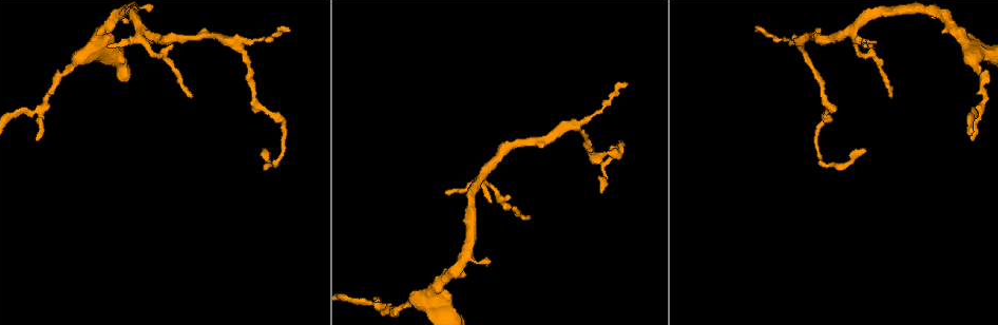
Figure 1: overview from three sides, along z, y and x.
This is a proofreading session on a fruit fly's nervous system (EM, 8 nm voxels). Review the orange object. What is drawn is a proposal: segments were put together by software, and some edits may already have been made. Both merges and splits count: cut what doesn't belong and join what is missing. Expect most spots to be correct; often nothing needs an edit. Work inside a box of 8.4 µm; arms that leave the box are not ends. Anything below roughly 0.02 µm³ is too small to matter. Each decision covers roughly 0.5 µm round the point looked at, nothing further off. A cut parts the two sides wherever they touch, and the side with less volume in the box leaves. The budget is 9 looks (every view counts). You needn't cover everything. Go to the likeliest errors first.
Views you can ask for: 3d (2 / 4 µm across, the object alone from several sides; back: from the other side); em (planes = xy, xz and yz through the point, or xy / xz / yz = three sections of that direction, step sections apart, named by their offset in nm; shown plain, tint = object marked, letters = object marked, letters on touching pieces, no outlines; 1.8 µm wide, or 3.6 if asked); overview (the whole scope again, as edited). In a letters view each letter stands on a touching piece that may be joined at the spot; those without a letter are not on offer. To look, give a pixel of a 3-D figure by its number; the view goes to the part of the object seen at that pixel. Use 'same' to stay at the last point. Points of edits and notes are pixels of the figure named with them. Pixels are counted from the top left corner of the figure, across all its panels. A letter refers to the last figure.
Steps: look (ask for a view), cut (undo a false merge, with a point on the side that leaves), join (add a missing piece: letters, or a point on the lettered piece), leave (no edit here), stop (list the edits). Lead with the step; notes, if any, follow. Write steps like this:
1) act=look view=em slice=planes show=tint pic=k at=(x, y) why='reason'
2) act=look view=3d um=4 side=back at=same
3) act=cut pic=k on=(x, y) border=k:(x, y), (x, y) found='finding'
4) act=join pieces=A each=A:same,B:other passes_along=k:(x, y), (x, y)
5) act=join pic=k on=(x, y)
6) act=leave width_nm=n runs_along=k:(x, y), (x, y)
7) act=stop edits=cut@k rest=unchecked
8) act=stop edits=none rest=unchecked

act=look view=3d um=4 pic=1 at=(36, 139) why='free end'

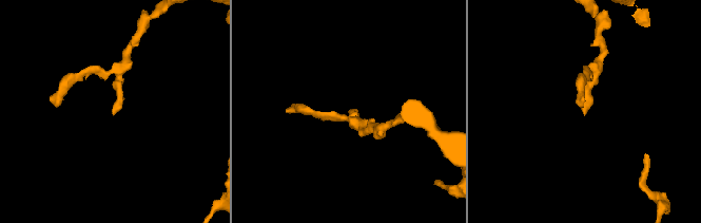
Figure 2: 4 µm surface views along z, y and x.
act=look view=em um=3.6 slice=planes show=letters pic=2 at=(112, 113) why='shape alone is not enough'

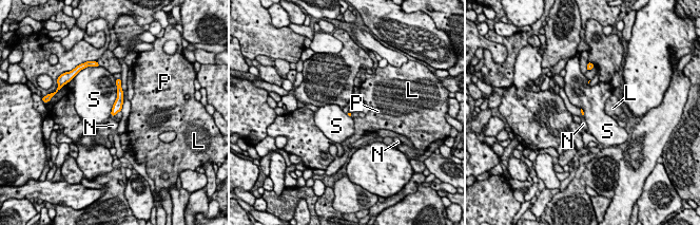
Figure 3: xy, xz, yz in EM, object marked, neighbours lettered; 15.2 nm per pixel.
act=leave each=L:other,N:other,P:other,S:other border=3:(116, 79), (116, 99), (110, 114) found='none of them fits'

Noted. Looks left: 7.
act=look view=3d um=2 pic=1 at=(601, 191) why='long arm stops here'

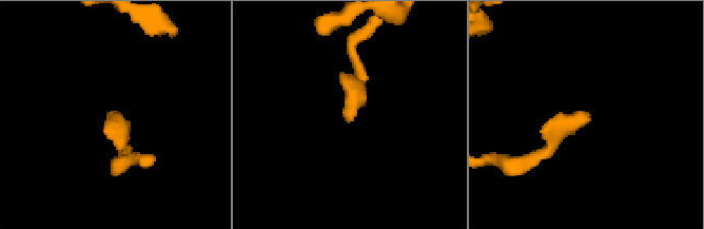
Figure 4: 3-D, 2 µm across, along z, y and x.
act=look view=em slice=planes show=letters pic=4 at=(109, 126) why='now the EM'

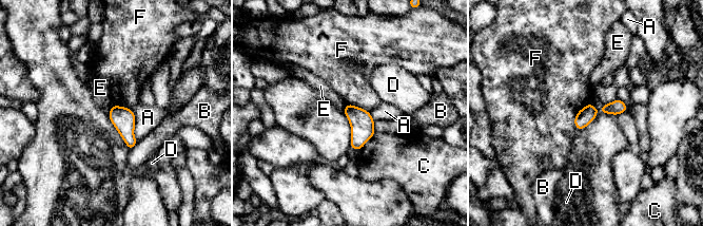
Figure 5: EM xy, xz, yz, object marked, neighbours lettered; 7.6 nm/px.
act=leave width_nm=120 each=A:other,B:other,C:other,D:other,E:other,F:other runs_along=5:(623, 107), (590, 111), (577, 123) found='none of them fits'

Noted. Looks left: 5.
act=look view=3d um=2 pic=1 at=(190, 96) why='tapers out'

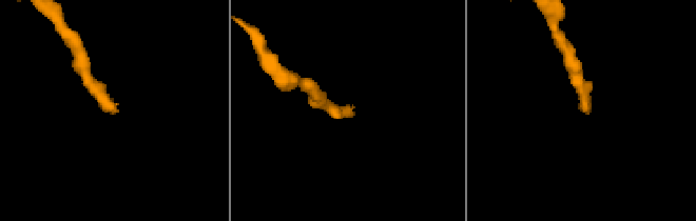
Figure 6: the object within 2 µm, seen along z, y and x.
act=look view=em slice=xy step=4 show=tint pic=6 at=(116, 111) why='shape alone is not enough'

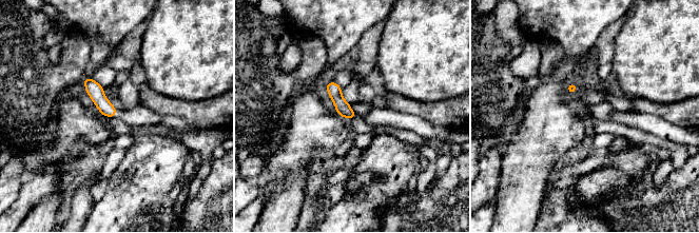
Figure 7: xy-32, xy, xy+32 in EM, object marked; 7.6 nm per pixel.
act=look view=em slice=planes show=letters at=same

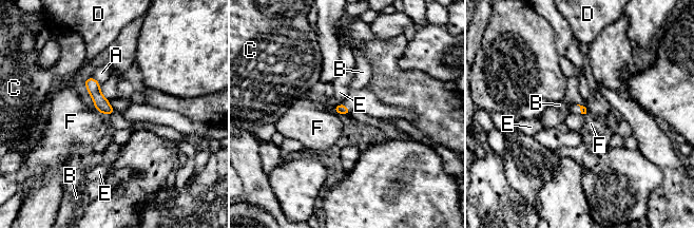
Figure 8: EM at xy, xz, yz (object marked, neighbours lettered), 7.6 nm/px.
act=leave each=A:other,B:other,C:other,D:other,E:other,F:other found='no lettered piece goes on from it'

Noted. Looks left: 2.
act=look view=3d um=2 pic=1 at=(628, 82) why='free end'

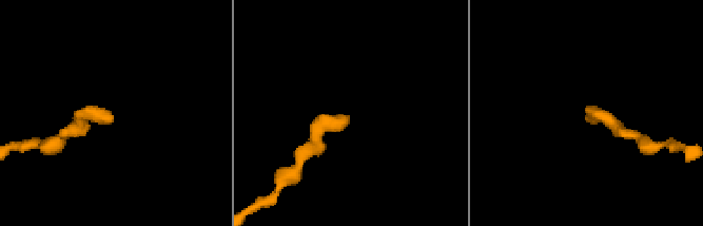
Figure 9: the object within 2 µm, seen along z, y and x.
act=look view=em slice=planes show=letters pic=9 at=(346, 116)

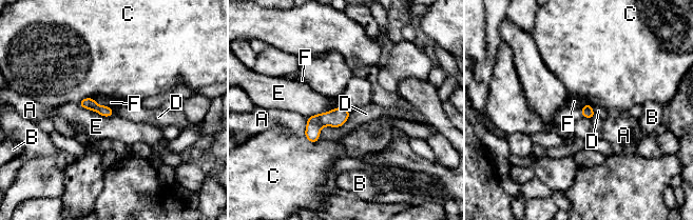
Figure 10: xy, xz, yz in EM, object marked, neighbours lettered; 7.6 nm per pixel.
act=leave each=A:other,B:other,C:other,D:other,E:other,F:other border=10:(93, 98), (98, 104), (112, 108) found='no lettered piece goes on from it'

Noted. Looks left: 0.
act=stop edits=none rest=unchecked

